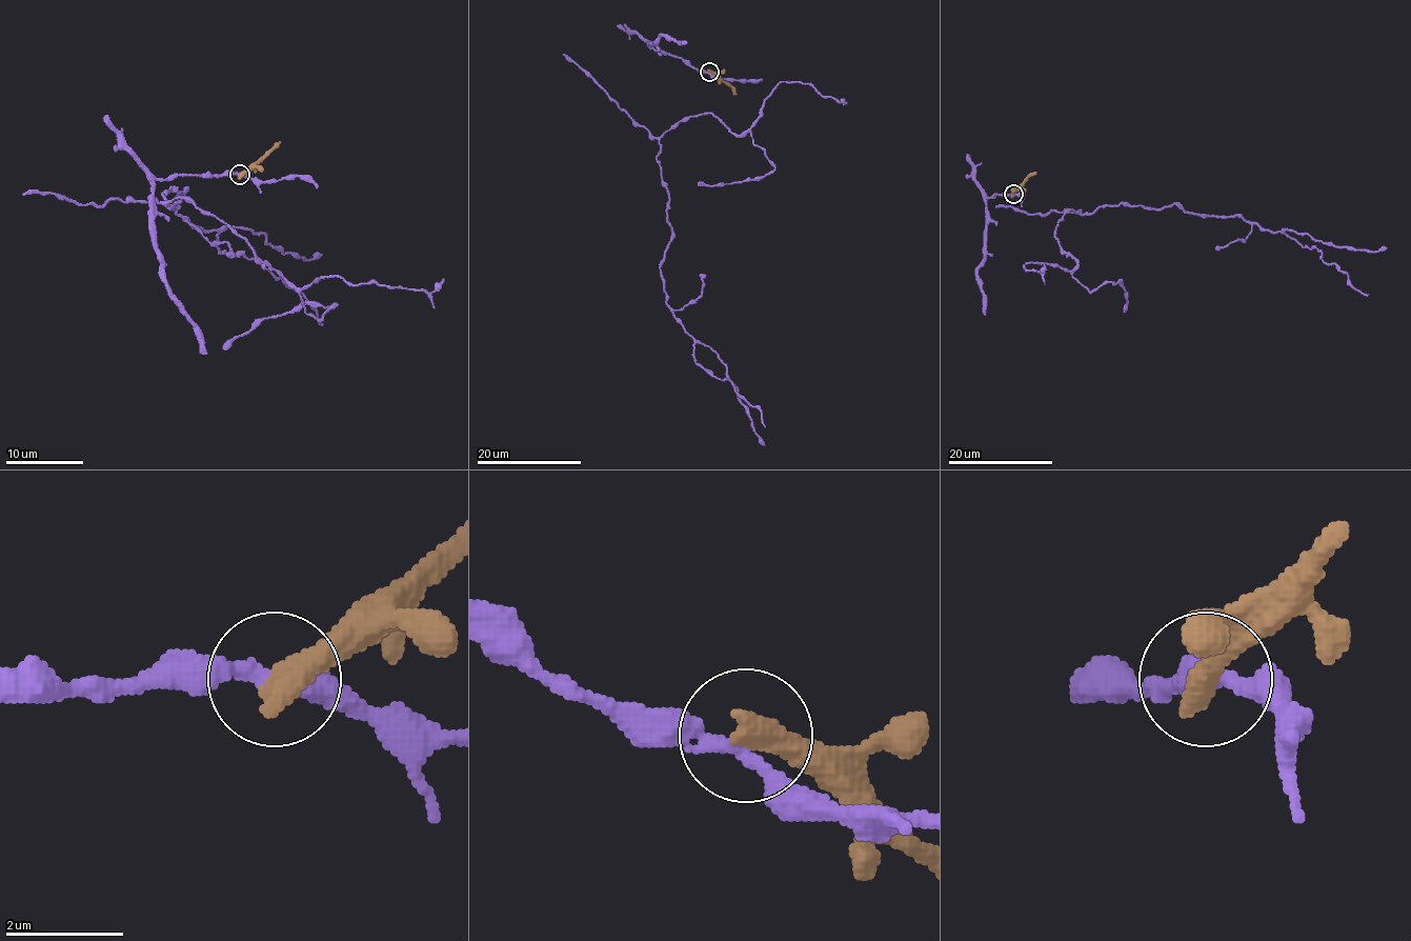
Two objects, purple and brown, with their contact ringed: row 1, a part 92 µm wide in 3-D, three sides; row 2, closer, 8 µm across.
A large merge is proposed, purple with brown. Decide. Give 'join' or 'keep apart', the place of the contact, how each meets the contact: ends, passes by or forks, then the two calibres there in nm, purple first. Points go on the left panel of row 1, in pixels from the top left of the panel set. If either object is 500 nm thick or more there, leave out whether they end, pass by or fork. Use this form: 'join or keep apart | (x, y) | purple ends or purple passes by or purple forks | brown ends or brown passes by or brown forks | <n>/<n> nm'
keep apart | (239, 174) | 240/500 nm

